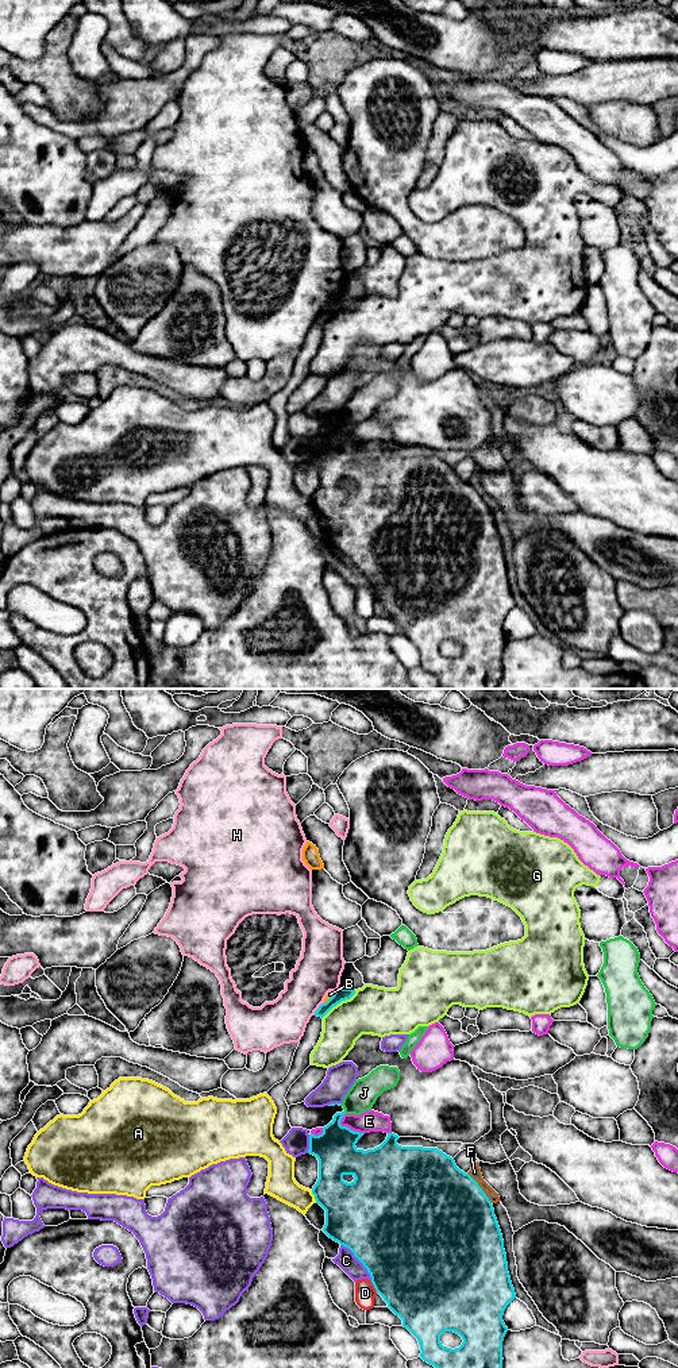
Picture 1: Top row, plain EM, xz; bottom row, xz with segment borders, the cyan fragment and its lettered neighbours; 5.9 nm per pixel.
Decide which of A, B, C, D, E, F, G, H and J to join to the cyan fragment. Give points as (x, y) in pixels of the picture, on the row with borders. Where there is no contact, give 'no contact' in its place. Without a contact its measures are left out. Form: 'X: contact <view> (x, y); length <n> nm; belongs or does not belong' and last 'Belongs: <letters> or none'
A: contact xz (314, 1194); length 80 nm; does not belong
B: contact xz (330, 998); length 110 nm; does not belong
C: contact xz (359, 1260); length 300 nm; does not belong
D: contact xz (374, 1287); length 80 nm; does not belong
E: contact xz (349, 1128); length 170 nm; does not belong
F: contact xz (480, 1187); length 240 nm; does not belong
G: contact xz (339, 1002); length 260 nm; does not belong
H: contact xz (318, 1009); length 100 nm; does not belong
J: no contact; does not belong
Belongs: none

